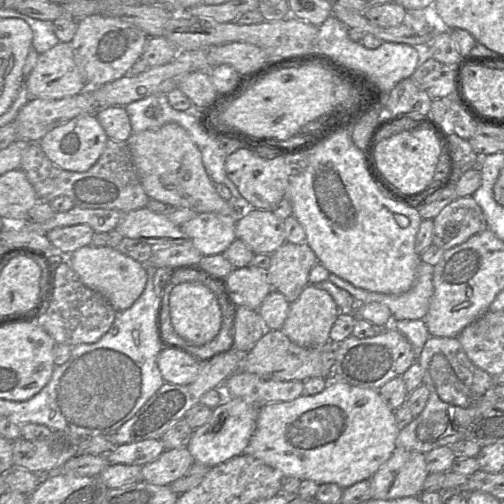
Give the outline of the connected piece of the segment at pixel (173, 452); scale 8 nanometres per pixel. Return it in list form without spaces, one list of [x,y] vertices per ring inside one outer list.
[[[187,448],[165,450],[158,458],[142,466],[142,481],[170,485],[195,463]]]

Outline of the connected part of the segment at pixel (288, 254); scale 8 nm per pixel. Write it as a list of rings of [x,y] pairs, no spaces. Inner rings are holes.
[[[285,242],[271,254],[271,265],[267,270],[273,290],[282,293],[290,303],[296,301],[309,283],[310,271],[318,263],[317,256],[307,243]]]

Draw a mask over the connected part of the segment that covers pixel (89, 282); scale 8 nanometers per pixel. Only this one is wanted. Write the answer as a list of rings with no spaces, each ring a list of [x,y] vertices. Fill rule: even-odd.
[[[88,245],[66,256],[81,282],[107,299],[116,312],[130,308],[140,297],[147,282],[147,267],[109,246]]]

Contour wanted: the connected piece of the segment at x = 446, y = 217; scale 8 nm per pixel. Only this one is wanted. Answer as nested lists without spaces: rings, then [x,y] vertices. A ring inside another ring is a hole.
[[[472,196],[457,198],[433,219],[433,244],[449,250],[488,229],[481,207]]]

